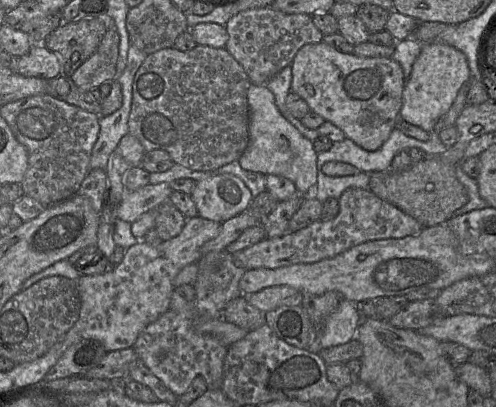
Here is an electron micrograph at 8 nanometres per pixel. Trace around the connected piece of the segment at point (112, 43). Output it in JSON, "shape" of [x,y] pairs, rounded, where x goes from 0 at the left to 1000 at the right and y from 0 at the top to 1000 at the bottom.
{"shape":[[[216,74],[194,125],[141,184],[159,219],[183,224],[212,201],[236,194],[240,106],[236,74]]]}

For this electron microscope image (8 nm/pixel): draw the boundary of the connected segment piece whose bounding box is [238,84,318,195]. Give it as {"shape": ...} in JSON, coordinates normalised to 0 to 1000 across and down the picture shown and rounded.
{"shape":[[[506,206],[500,226],[502,258],[502,354],[480,393],[482,405],[508,423],[532,430],[560,430],[587,442],[609,479],[631,479],[639,450],[639,381],[629,346],[615,339],[560,270],[550,229],[534,209]]]}

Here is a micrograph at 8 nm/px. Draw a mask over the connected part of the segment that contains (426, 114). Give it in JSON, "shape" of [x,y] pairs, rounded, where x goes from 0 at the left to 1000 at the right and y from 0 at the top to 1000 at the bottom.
{"shape":[[[887,103],[859,106],[835,152],[827,192],[810,233],[806,287],[863,327],[879,322],[879,305],[909,265],[929,211],[946,194],[940,138],[923,120]]]}

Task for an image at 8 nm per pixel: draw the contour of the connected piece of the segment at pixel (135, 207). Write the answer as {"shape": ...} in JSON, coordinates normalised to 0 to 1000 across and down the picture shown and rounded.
{"shape":[[[339,450],[300,452],[270,469],[256,469],[230,506],[232,536],[266,548],[300,516],[341,494],[351,467]]]}

